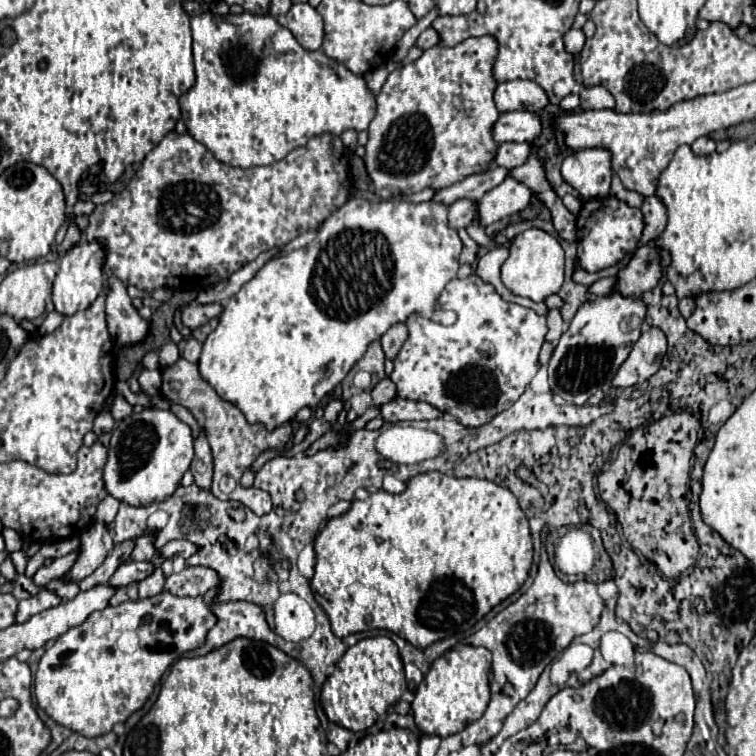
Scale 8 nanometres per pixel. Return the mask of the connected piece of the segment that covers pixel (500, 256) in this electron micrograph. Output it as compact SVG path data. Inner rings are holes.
M498 246L491 249L479 259L475 273L477 273L485 283L491 283L491 285L497 289L497 293L499 293L505 301L517 303L517 305L523 305L523 307L529 307L529 309L533 309L533 311L539 313L539 315L547 315L549 309L547 309L545 303L535 303L535 301L531 301L531 299L523 299L523 297L511 295L511 291L507 291L507 287L503 285L499 269L501 269L502 264L508 256L509 249L505 246Z

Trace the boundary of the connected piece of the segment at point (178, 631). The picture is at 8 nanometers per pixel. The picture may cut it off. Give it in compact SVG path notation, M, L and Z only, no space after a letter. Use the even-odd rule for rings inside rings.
M163 591L155 597L139 599L139 601L125 601L117 607L105 607L103 611L95 611L77 627L71 627L67 633L63 633L51 649L45 651L45 655L39 661L39 669L35 673L35 697L41 709L57 721L59 725L87 735L105 735L113 729L115 723L123 723L129 715L139 711L147 699L151 697L157 681L163 677L163 673L175 663L183 653L193 651L205 643L207 631L217 623L217 617L209 609L207 603L203 603L203 597L177 597L169 591ZM125 631L133 631L139 637L135 651L121 651L117 647L119 635Z

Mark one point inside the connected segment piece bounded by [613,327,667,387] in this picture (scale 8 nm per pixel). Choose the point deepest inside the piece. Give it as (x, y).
(645, 357)

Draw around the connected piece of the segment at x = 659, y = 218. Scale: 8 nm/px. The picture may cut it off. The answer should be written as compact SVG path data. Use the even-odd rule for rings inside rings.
M651 195L651 197L645 197L641 211L645 215L645 229L643 229L641 245L645 245L647 241L657 239L663 233L663 229L667 225L667 209L657 195Z

